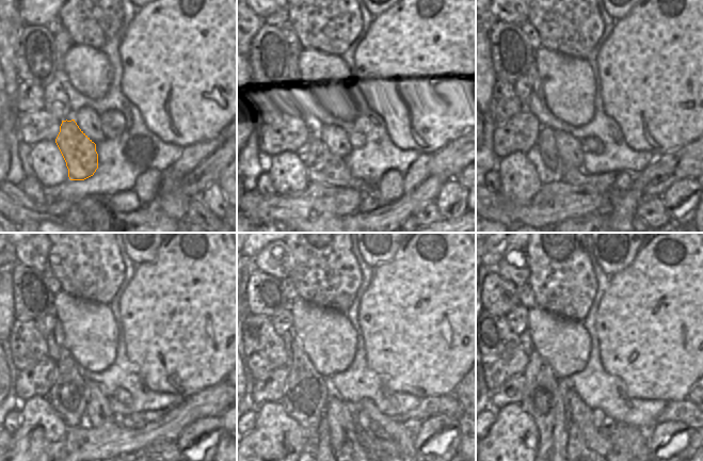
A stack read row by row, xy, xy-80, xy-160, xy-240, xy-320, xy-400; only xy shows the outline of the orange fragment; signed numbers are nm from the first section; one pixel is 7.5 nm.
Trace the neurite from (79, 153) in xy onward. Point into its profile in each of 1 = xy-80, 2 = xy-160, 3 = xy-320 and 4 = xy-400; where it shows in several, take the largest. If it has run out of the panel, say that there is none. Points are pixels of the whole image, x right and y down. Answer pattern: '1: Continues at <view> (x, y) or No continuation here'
1: Continues at xy-80 (322, 167)
2: Continues at xy-160 (603, 183)
3: Continues at xy-320 (448, 406)
4: Continues at xy-400 (685, 411)

